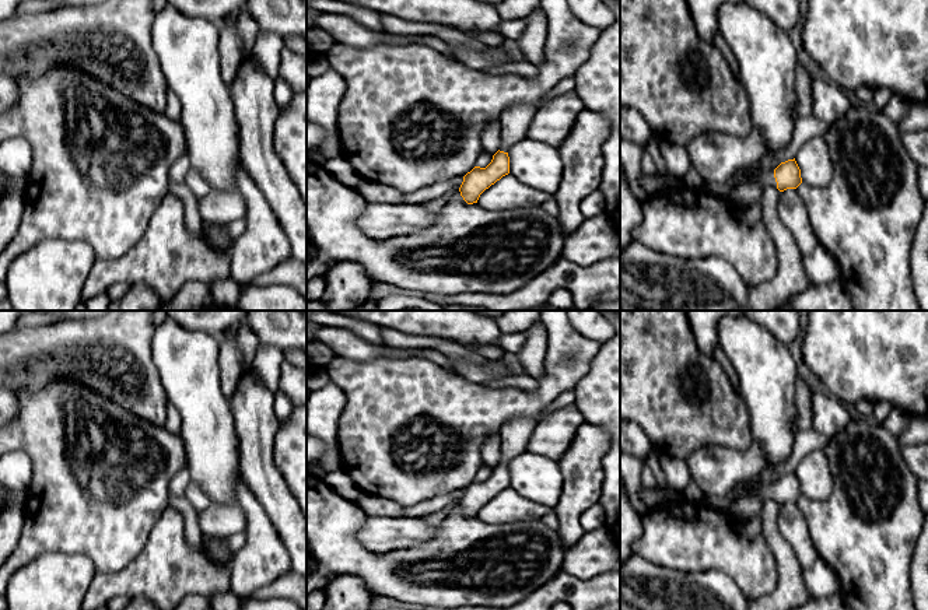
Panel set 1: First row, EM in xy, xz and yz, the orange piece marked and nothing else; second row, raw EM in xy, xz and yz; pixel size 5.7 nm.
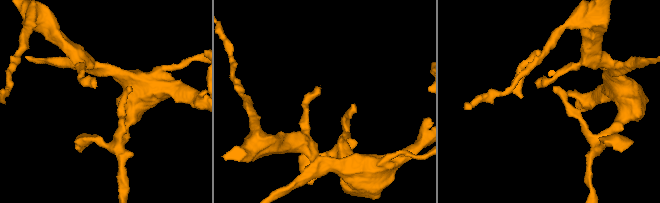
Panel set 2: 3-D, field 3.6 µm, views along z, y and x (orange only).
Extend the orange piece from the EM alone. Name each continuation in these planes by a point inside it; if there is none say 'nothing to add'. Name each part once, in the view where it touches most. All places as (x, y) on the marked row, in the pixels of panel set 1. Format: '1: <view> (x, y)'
1: yz (755, 171)

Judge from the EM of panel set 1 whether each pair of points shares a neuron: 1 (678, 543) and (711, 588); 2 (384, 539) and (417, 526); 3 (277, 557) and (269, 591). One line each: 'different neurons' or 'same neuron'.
1: different neurons
2: same neuron
3: different neurons

